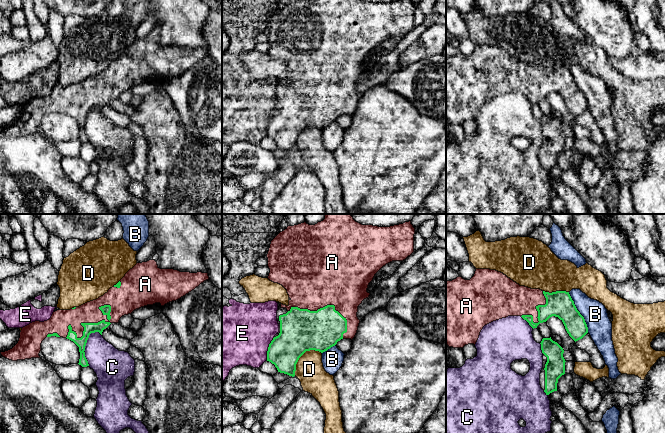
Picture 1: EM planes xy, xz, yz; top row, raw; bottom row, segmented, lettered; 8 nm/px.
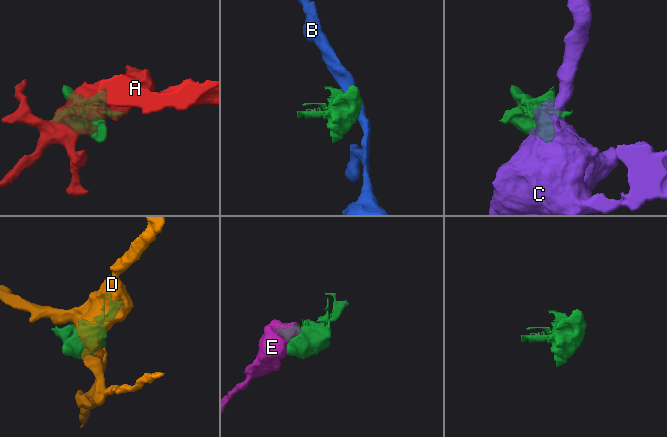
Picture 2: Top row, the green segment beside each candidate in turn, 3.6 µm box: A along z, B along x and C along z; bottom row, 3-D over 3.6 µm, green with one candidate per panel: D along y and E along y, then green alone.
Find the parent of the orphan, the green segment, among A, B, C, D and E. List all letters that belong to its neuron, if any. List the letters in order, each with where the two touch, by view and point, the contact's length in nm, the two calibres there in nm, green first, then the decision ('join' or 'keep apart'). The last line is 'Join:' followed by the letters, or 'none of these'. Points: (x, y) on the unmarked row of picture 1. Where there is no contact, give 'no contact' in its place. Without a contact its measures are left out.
A: xy (82, 99) | 460 nm | 90/160 nm | join
B: yz (579, 88) | 360 nm | 200/190 nm | keep apart
C: xy (85, 121) | 300 nm | 90/260 nm | keep apart
D: xz (301, 131) | 300 nm | 340/220 nm | keep apart
E: xz (268, 125) | 200 nm | 280/480 nm | keep apart
Join: A

